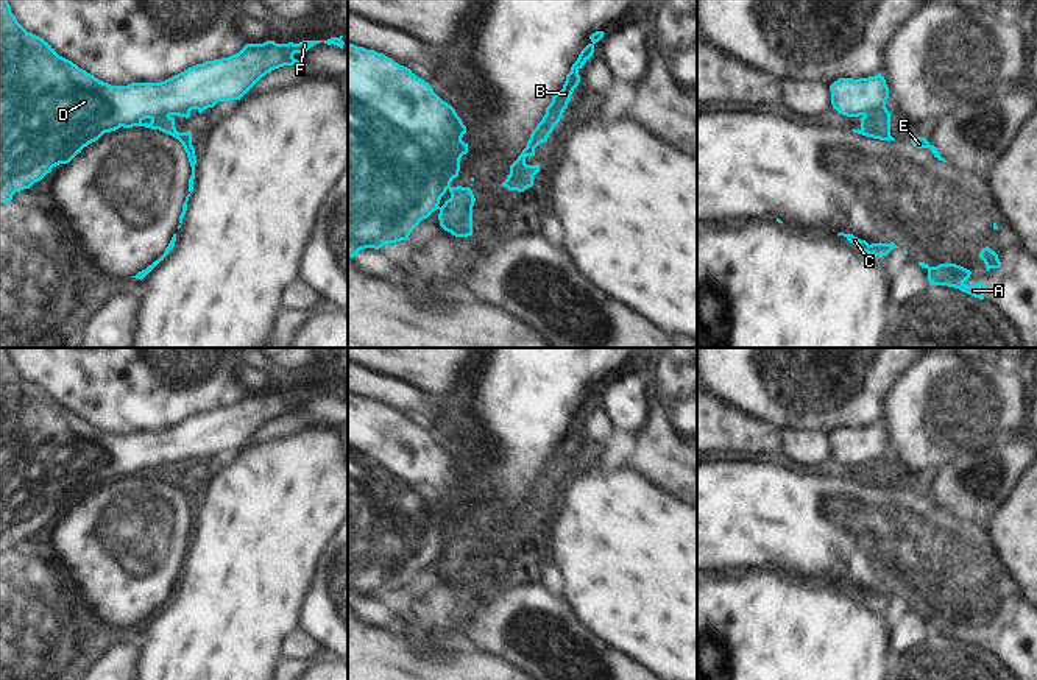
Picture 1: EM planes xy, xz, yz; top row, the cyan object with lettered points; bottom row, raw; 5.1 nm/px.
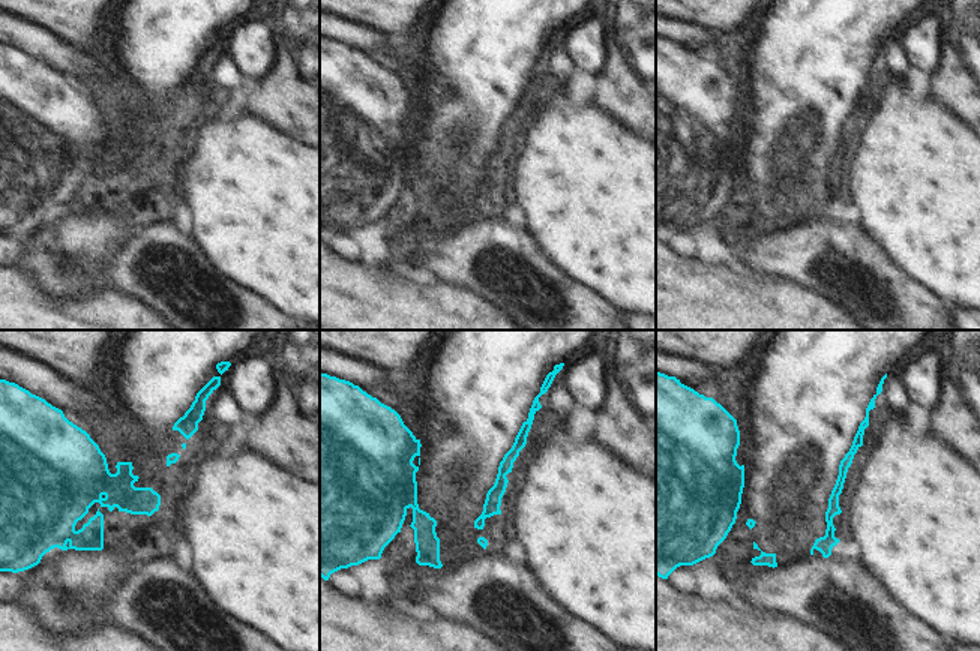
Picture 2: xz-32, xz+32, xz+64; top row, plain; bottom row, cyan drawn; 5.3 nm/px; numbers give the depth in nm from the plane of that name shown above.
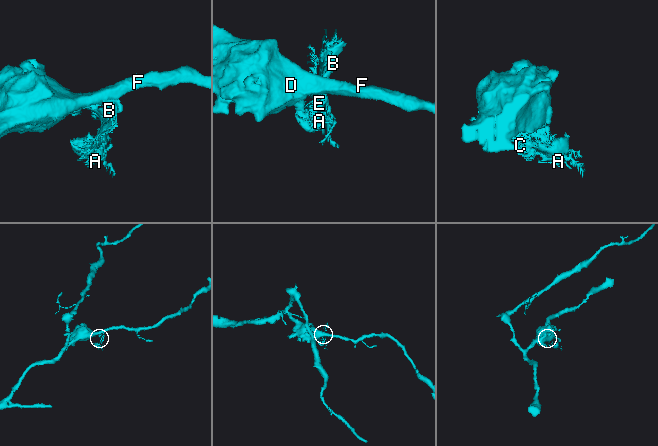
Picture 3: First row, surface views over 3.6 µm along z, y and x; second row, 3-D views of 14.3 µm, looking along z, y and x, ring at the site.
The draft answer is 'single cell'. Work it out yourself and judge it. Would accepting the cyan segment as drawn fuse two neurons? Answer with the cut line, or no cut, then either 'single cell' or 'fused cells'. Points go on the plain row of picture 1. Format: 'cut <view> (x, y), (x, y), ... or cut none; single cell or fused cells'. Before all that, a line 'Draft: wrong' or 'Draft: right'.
Draft: wrong
cut xz (520, 512), (526, 517), (524, 534), (527, 537); fused cells

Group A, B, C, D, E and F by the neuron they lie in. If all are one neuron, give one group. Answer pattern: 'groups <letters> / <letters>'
groups A B C E / D F

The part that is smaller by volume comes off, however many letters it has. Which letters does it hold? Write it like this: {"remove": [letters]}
{"remove": ["A", "B", "C", "E"]}

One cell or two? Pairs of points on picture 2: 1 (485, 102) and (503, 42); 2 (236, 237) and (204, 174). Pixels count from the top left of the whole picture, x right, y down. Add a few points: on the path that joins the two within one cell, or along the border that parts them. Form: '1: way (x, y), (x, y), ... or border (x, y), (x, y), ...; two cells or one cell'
1: way (485, 87), (485, 60), (488, 57); one cell
2: way (236, 222), (236, 206), (219, 189); one cell

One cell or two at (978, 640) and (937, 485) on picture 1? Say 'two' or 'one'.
two

